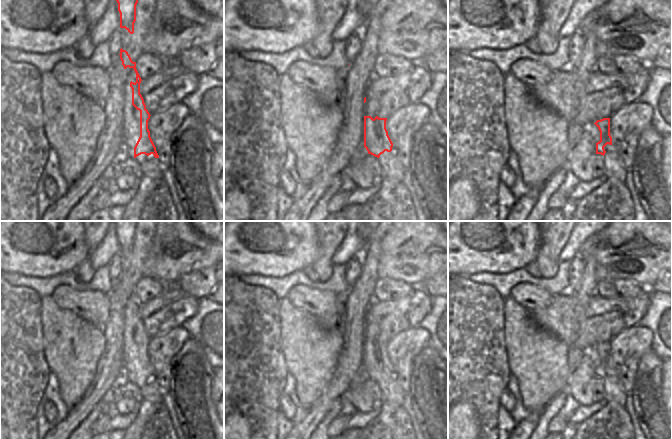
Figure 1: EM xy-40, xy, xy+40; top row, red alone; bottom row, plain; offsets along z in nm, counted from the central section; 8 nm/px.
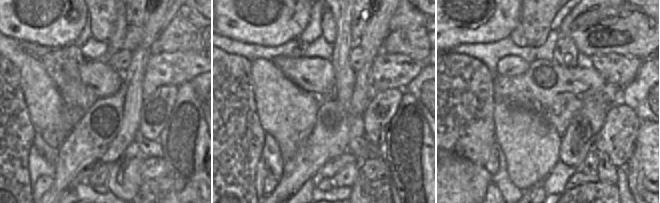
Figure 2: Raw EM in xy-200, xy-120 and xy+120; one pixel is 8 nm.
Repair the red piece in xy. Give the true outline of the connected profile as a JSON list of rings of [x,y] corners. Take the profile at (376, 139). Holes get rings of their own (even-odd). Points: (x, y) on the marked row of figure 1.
[[[364,116],[364,147],[378,158],[382,178],[395,178],[402,182],[404,177],[404,166],[398,161],[398,153],[386,129],[387,118],[374,119]]]

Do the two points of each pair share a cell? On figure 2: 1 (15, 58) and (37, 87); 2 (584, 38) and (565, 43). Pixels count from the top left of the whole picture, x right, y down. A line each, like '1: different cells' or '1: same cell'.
1: same cell
2: different cells

